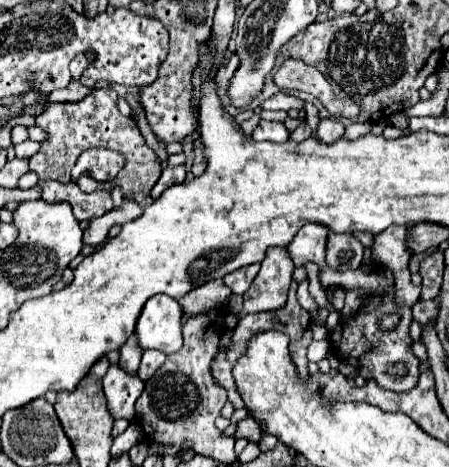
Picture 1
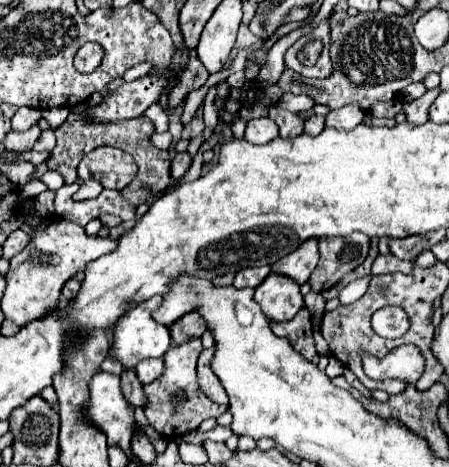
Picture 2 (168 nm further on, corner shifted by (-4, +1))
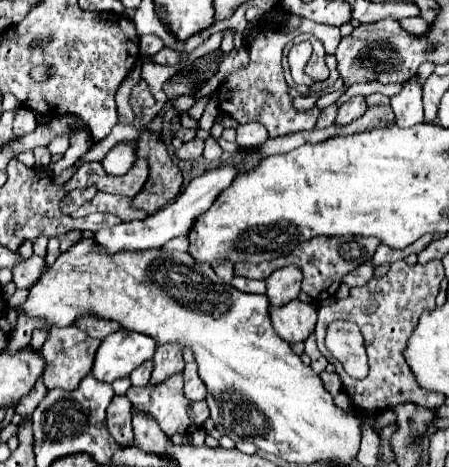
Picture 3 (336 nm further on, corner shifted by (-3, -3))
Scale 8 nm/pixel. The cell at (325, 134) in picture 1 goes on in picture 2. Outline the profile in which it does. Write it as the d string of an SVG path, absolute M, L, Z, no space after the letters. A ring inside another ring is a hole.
M348 103L348 105L344 105L342 109L330 111L330 113L326 115L326 127L350 131L350 129L354 129L358 123L362 123L362 119L364 119L364 111L362 111L358 105Z

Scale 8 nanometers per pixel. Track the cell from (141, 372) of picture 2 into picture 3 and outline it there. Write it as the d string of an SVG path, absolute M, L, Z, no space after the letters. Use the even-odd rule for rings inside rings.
M145 361L143 365L139 365L133 373L131 373L131 383L133 385L147 385L151 381L151 371L153 371L153 361Z

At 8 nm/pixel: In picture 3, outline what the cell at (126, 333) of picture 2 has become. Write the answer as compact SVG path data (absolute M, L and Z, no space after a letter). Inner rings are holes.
M121 327L103 339L101 347L97 349L91 375L113 383L119 377L127 377L143 361L153 359L155 349L157 343L149 335Z

